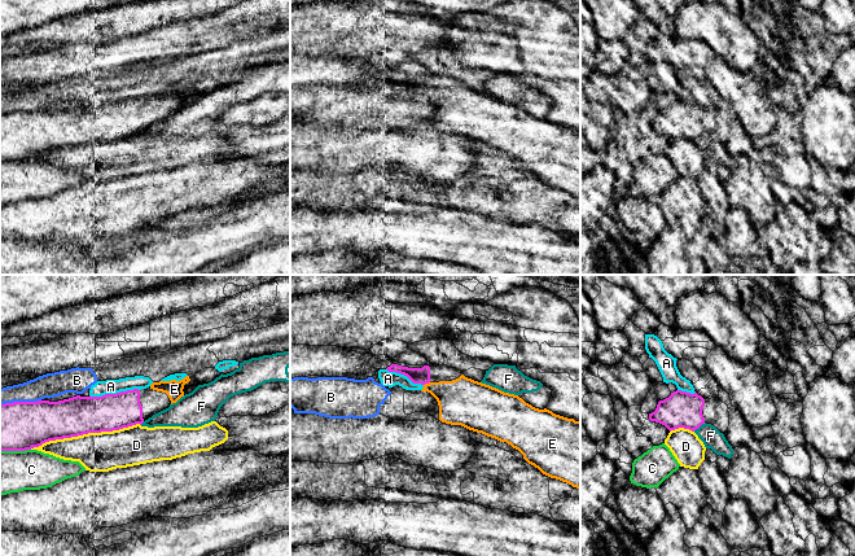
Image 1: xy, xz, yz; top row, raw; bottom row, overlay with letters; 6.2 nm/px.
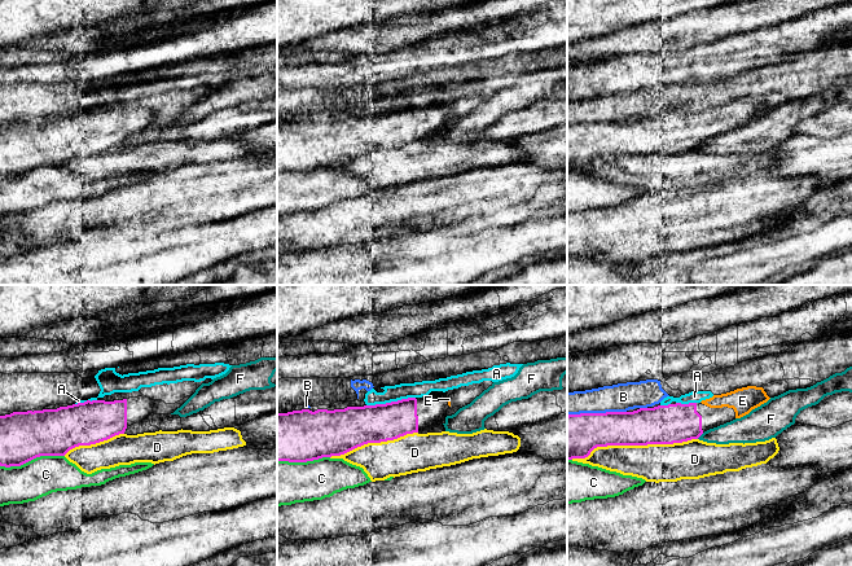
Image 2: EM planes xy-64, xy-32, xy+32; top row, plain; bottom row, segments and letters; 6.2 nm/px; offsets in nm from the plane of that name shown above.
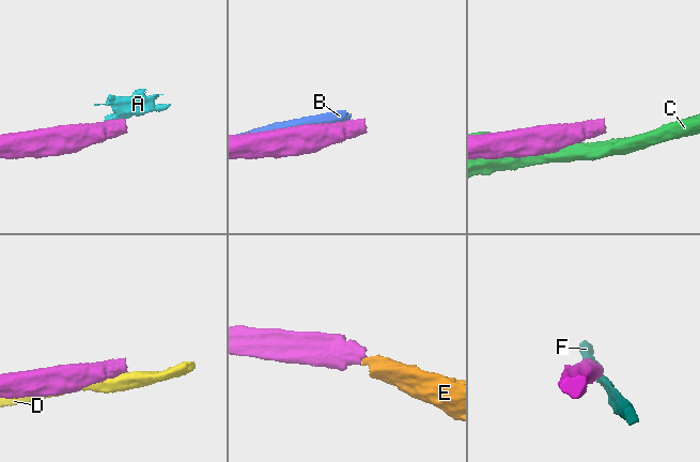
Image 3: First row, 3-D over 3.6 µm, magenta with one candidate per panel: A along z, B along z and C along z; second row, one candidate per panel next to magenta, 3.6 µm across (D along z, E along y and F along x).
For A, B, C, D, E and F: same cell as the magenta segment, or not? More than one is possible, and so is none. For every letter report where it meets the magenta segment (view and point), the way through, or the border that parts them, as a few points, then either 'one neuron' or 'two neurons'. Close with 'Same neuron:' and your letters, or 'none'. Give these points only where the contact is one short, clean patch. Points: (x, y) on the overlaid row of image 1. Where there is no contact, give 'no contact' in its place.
A: meets magenta in xy at (114, 394); border along xy (139, 389), (90, 395); two neurons
B: meets magenta in xy at (20, 402); two neurons
C: meets magenta in xy at (14, 450); two neurons
D: meets magenta in xy at (84, 433); two neurons
E: meets magenta in xz at (426, 382); runs through xz (421, 376), (426, 382), (461, 402); one neuron
F: meets magenta in yz at (698, 427); two neurons
Same neuron: E

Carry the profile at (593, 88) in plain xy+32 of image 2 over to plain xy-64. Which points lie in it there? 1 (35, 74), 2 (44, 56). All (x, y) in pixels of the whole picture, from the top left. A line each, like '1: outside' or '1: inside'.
1: inside
2: outside

